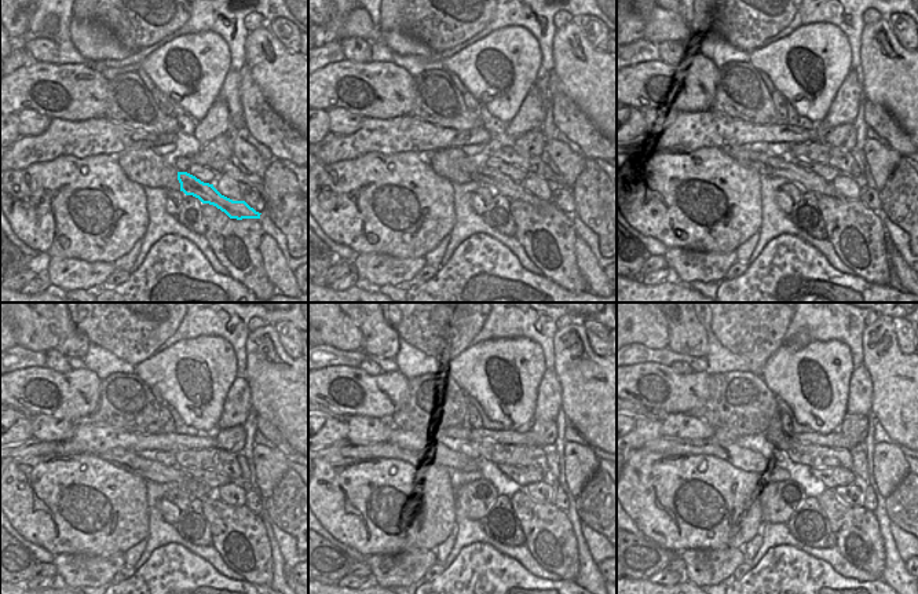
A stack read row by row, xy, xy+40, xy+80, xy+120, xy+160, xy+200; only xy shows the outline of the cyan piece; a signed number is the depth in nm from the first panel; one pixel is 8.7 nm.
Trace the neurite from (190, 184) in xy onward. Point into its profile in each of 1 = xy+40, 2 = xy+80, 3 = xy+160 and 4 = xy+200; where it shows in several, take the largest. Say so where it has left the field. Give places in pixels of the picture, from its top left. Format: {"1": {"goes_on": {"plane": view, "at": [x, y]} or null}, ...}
{"1": {"goes_on": {"plane": "xy+40", "at": [500, 183]}}, "2": {"goes_on": {"plane": "xy+80", "at": [775, 167]}}, "3": {"goes_on": {"plane": "xy+160", "at": [441, 458]}}, "4": {"goes_on": {"plane": "xy+200", "at": [749, 453]}}}

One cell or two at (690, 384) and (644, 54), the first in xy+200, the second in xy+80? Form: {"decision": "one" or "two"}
{"decision": "two"}

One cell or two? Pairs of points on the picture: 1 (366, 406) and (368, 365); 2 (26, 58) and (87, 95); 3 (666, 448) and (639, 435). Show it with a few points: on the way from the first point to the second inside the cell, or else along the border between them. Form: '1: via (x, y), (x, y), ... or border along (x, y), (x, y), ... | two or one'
1: border along (358, 367), (369, 374), (380, 374), (383, 371) | two
2: border along (35, 61), (19, 66), (14, 72) | two
3: border along (659, 436), (647, 440), (639, 448) | two

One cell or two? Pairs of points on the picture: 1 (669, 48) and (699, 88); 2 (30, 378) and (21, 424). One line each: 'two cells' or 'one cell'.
1: two cells
2: two cells

